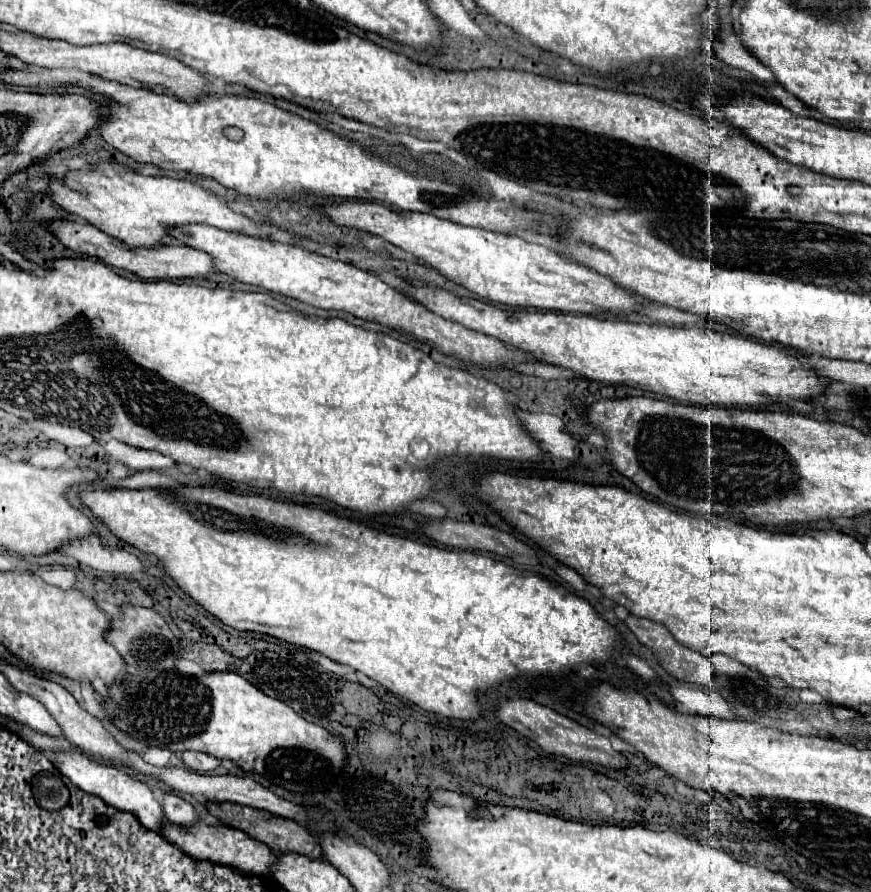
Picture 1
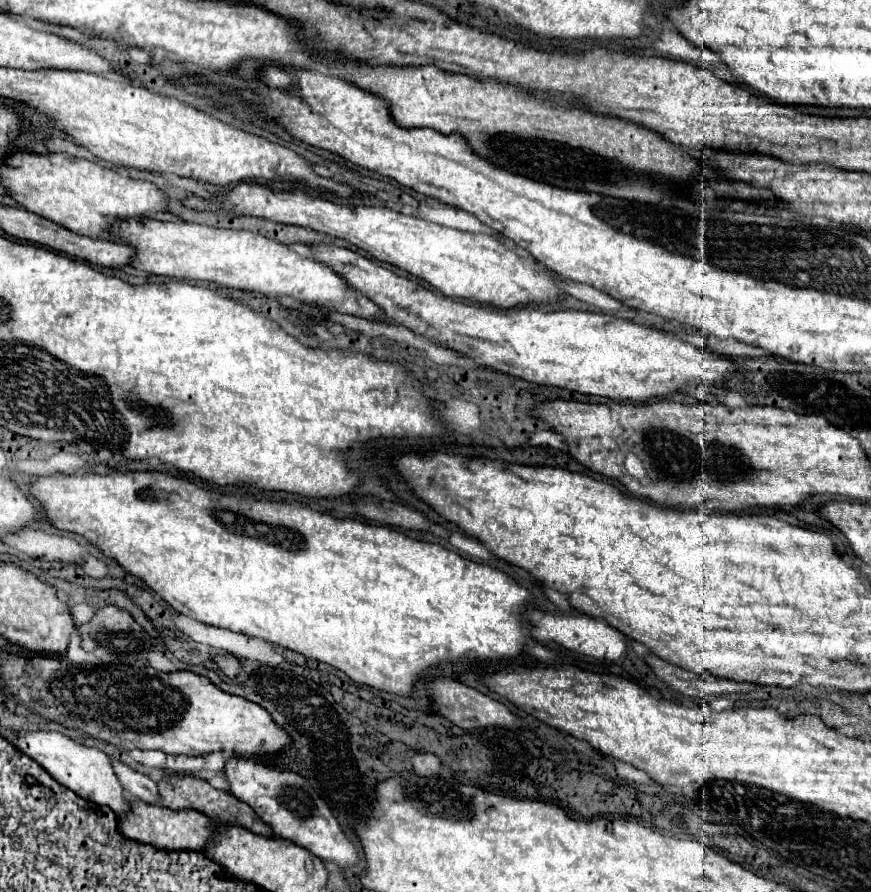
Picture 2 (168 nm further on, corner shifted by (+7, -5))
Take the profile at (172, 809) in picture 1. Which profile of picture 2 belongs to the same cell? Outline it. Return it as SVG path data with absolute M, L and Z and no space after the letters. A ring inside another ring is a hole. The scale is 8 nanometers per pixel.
M110 759L110 761L112 761L112 767L116 769L120 785L124 787L124 791L132 799L136 797L136 799L140 799L144 803L156 803L156 805L160 805L158 787L156 787L156 783L148 775L134 771L132 767L128 767L126 763L122 763L118 759Z

